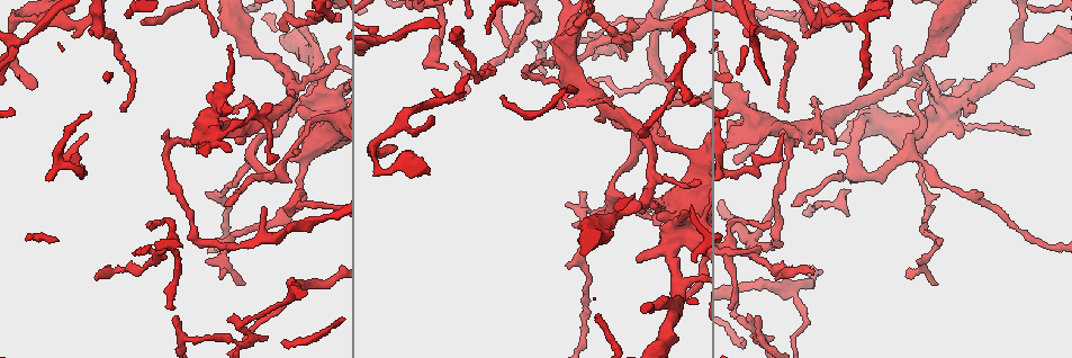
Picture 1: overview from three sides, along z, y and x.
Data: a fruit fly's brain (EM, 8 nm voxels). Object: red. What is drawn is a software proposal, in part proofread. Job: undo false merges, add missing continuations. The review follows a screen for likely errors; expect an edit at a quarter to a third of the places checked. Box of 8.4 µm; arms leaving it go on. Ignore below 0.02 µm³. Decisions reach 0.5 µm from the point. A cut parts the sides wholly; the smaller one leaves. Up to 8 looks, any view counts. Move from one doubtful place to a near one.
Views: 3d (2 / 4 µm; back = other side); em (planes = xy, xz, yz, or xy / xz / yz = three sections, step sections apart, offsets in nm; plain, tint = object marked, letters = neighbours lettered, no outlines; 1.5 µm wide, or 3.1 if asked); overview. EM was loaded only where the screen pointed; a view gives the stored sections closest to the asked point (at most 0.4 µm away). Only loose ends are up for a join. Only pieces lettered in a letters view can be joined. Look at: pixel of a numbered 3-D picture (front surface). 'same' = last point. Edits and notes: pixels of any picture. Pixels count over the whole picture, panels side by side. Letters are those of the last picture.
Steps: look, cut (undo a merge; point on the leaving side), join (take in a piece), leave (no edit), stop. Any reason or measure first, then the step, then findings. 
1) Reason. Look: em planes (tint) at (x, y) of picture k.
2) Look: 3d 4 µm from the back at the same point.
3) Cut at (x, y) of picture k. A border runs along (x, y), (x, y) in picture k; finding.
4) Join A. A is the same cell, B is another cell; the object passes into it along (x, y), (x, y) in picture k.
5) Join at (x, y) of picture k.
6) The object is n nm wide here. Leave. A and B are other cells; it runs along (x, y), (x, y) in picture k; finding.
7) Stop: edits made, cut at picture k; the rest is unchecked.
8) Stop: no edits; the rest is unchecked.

Branch stops here. Look: 3d 2 µm at (1026, 135) of picture 1.

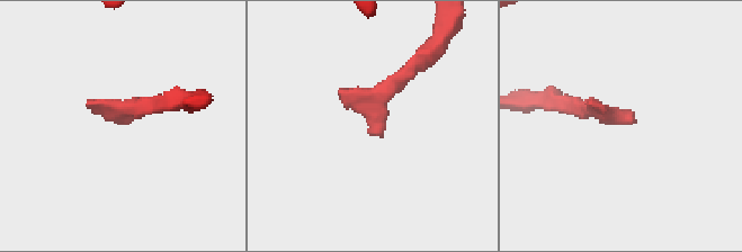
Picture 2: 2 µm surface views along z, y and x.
Look: em planes (plain) at (377, 132) of picture 2.

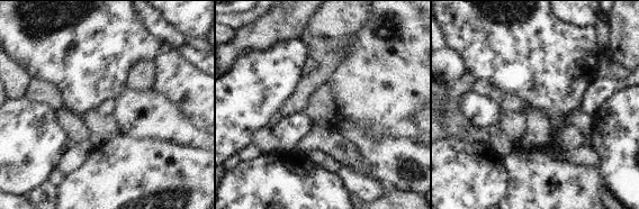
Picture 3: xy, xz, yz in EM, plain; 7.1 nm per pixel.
What lies round it. Look: em planes (letters) at the same point.

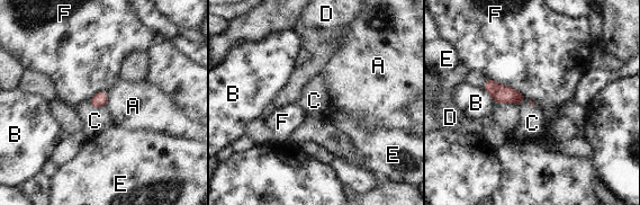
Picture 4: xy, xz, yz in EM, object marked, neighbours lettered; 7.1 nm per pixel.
Leave. A, B, C, D, E and F are other cells; a border runs along (108, 92), (105, 105) in picture 4; no lettered piece goes on from it.

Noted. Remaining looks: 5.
Free end. Look: em planes (tint) at (974, 108) of picture 1.

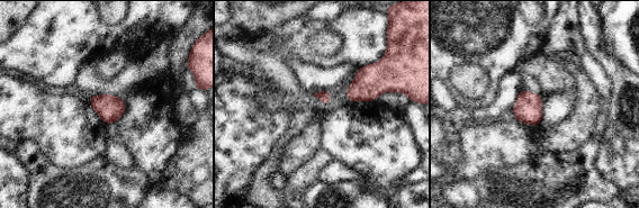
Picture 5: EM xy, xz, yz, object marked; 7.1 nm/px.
See the neighbours. Look: em planes (letters) at the same point.

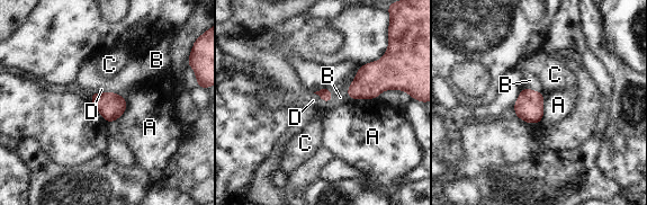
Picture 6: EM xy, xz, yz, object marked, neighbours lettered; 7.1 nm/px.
Leave. A, B, C and D are other cells; a border runs along (544, 92), (544, 116), (540, 121) in picture 6; none of them fits.

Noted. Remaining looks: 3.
Tapers out. Look: 3d 4 µm at (644, 135) of picture 1.

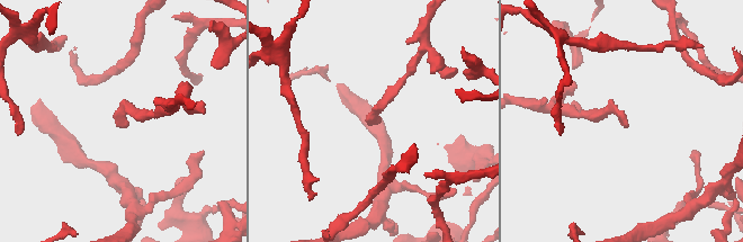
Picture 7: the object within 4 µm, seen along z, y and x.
Need the tissue. Look: em planes (tint) at (127, 126) of picture 7.

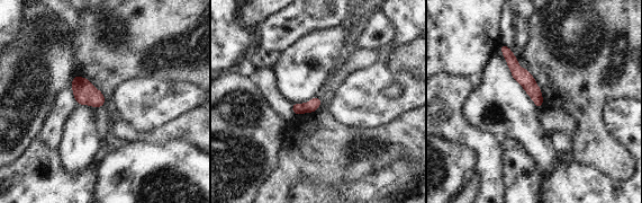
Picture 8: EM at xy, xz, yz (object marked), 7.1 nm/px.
Look: em planes (letters) at the same point.

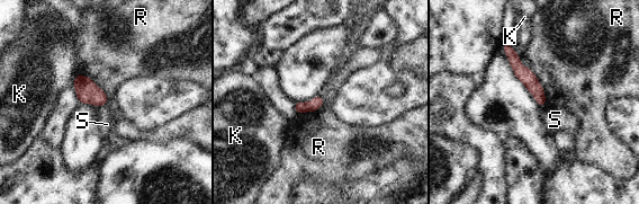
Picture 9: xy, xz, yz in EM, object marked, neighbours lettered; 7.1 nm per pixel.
The object is 90 nm wide here. Leave. K, R and S are other cells; no lettered piece goes on from it.

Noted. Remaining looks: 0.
Stop: no edits; the rest is unchecked.

